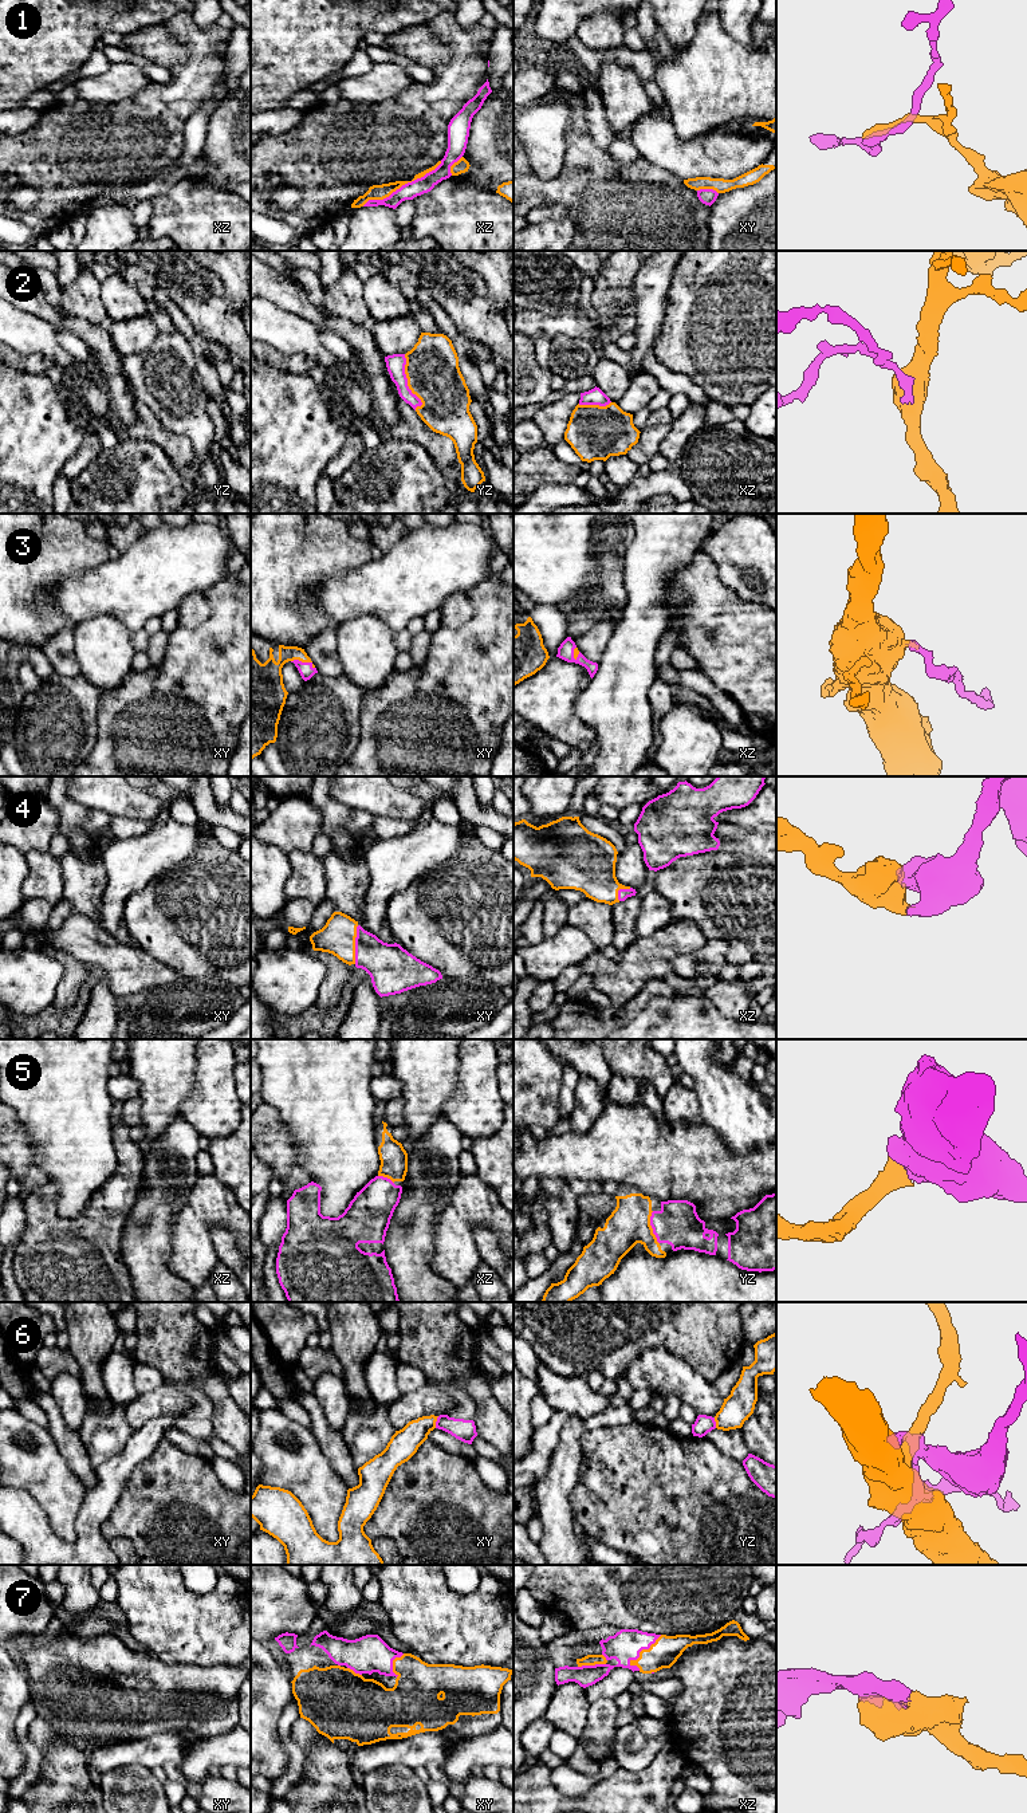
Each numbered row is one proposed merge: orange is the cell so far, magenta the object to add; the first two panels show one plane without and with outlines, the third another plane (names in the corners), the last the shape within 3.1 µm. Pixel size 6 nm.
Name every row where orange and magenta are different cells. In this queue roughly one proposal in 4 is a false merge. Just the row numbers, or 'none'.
1, 6

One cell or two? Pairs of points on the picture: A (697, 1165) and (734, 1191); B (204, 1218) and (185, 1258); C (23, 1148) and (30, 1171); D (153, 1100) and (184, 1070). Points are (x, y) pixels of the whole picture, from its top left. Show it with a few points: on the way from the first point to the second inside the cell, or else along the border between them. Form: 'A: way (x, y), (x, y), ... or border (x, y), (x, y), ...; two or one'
A: way (707, 1174), (717, 1183), (724, 1184); one
B: way (195, 1227), (191, 1231), (191, 1249); one
C: way (23, 1153), (24, 1165); one
D: way (161, 1092), (176, 1077); one

